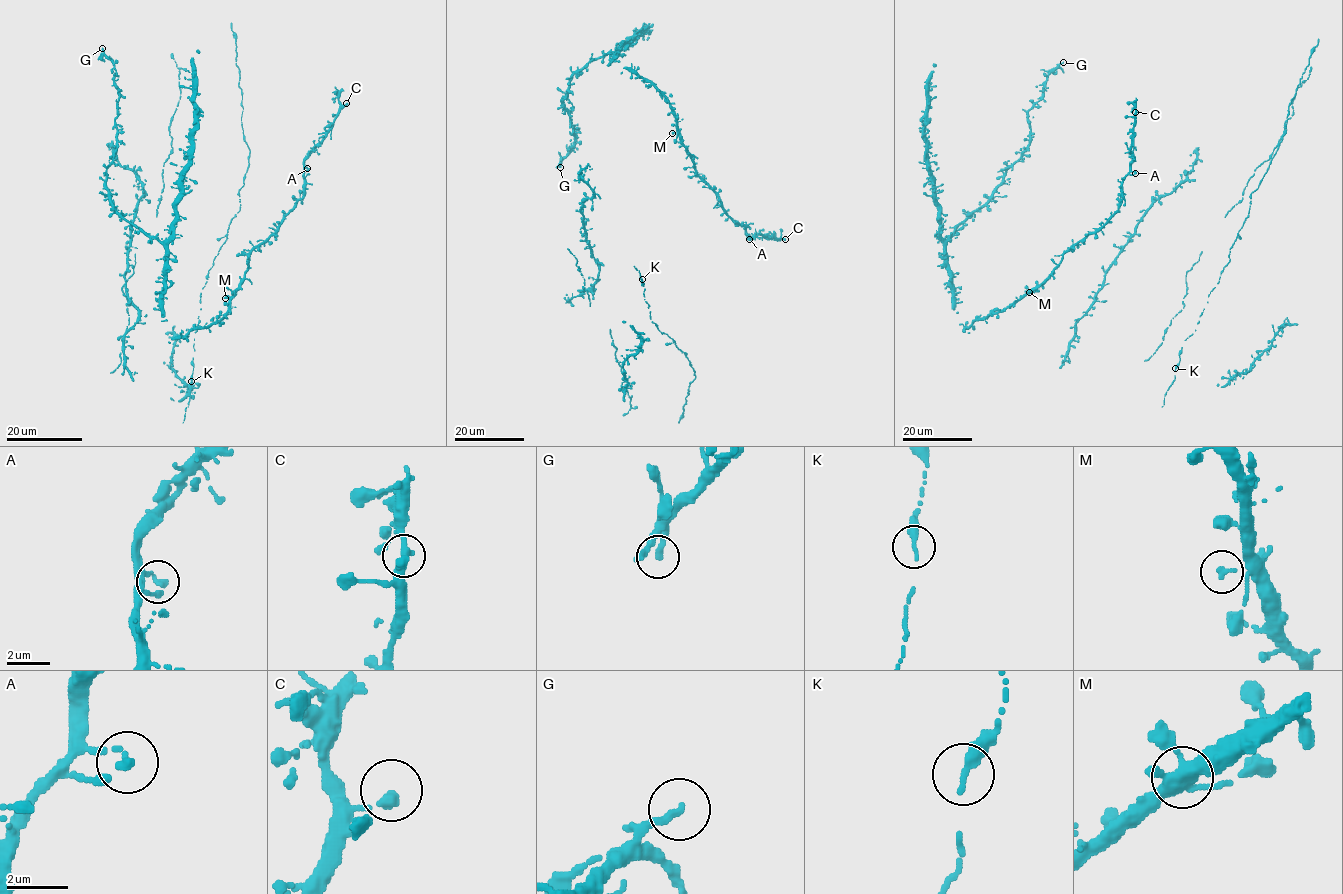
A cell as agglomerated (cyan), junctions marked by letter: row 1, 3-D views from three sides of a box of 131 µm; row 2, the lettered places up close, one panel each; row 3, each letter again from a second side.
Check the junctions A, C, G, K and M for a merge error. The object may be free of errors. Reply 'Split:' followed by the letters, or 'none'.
Split: none

